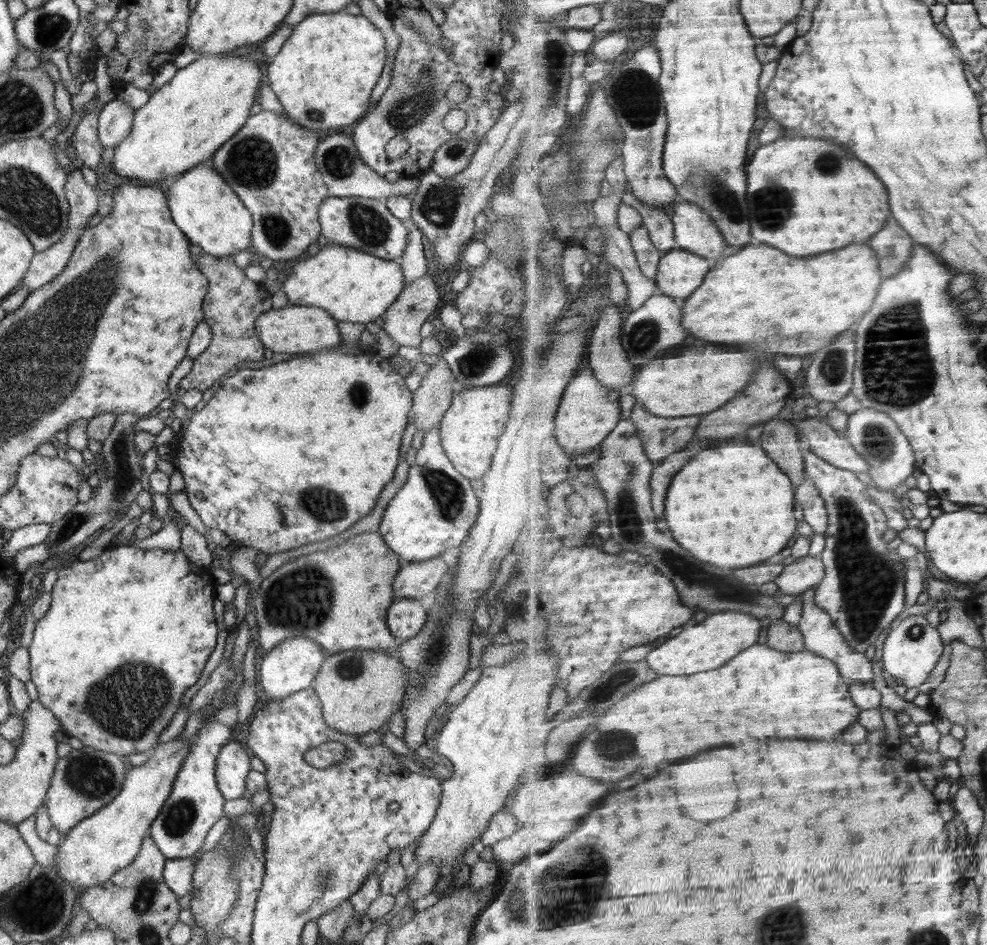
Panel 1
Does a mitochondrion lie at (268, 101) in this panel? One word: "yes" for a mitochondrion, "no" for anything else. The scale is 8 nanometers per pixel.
no

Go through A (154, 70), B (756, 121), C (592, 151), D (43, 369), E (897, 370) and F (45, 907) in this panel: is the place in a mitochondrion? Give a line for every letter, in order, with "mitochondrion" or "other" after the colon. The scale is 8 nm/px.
A: other
B: other
C: mitochondrion
D: mitochondrion
E: mitochondrion
F: mitochondrion

